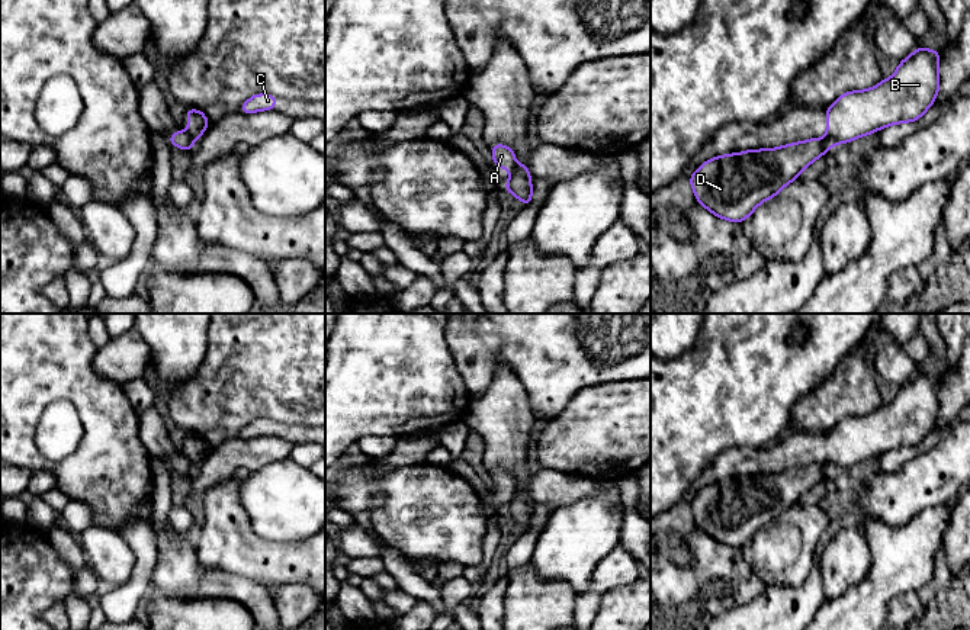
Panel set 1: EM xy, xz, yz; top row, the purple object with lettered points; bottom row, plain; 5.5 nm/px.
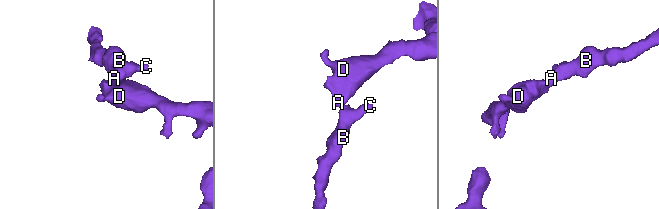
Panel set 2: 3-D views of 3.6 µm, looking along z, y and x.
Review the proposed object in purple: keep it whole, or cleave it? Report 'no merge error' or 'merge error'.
merge error

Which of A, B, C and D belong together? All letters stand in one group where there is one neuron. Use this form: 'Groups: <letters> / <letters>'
Groups: A D / B C

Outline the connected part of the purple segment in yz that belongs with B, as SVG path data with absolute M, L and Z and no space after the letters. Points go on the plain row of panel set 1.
M918 372L890 404L867 415L847 417L826 434L826 463L834 470L890 450L915 447L940 415L940 376Z

